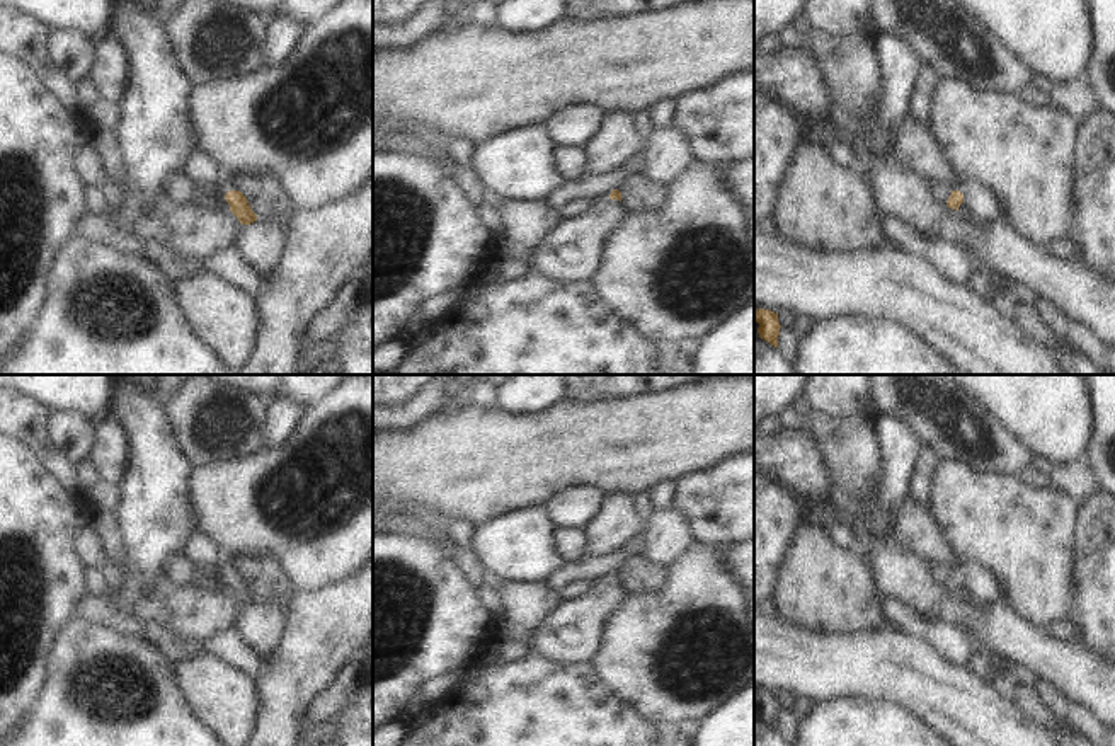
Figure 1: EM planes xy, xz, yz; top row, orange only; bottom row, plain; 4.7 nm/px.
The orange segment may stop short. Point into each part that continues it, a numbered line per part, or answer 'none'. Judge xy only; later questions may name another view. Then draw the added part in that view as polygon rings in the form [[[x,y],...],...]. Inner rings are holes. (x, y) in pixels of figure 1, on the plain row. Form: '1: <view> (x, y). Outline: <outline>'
1: xy (222, 569). Outline: [[[225,560],[225,562],[216,565],[216,579],[223,584],[225,589],[230,591],[230,586],[225,581],[225,576],[228,572],[237,572],[235,565],[230,560]]]

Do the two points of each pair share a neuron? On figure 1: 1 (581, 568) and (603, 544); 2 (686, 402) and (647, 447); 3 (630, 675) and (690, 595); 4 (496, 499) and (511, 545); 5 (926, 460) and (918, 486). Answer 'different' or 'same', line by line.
1: different
2: same
3: same
4: different
5: same

